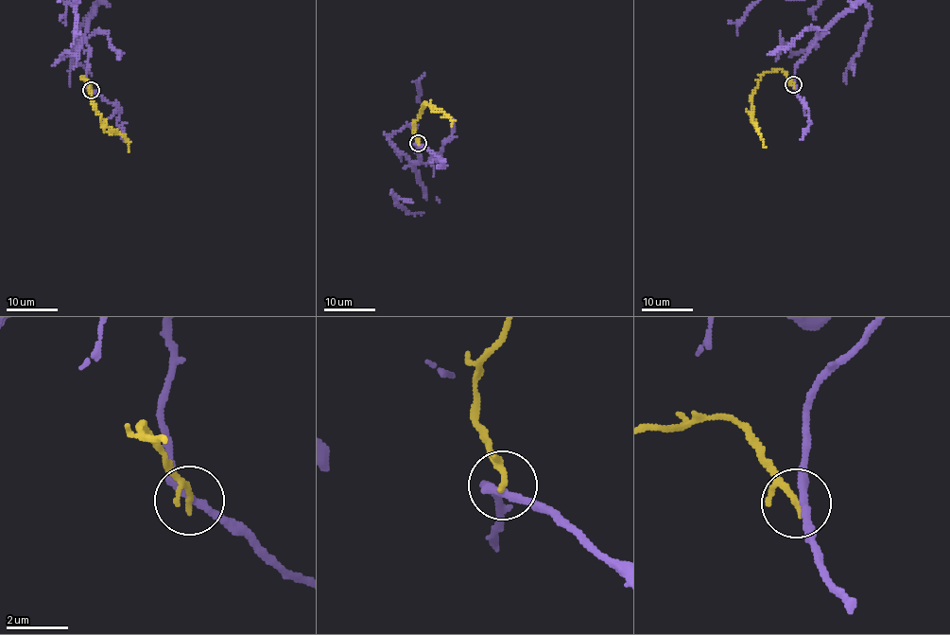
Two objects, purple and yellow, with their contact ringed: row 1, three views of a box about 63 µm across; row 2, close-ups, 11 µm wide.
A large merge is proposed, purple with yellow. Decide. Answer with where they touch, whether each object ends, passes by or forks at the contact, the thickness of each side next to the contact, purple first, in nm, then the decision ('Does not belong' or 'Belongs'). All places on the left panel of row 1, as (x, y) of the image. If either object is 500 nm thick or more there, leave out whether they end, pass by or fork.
Place: (91, 90). At the ring purple passes by. At the ring yellow passes by. Thickness 260 nm (purple) against 160 nm. Does not belong

